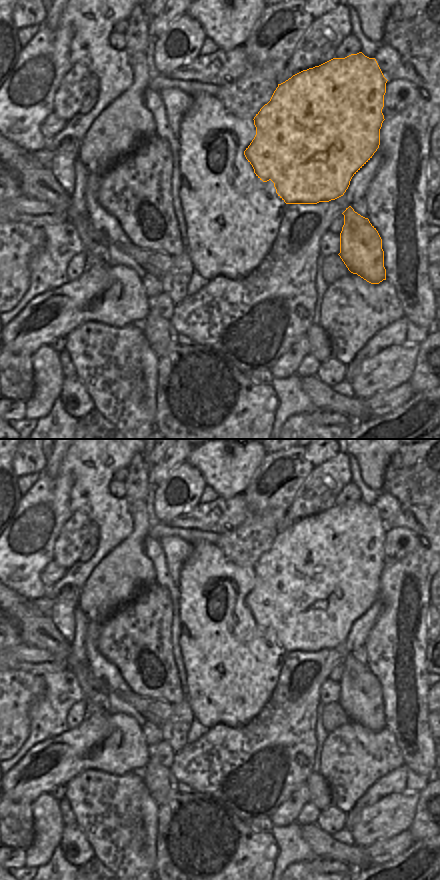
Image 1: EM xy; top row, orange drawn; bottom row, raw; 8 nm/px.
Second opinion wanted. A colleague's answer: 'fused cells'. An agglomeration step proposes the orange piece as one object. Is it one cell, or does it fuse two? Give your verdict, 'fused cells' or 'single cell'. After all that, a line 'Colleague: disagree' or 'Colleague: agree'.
single cell
Colleague: disagree

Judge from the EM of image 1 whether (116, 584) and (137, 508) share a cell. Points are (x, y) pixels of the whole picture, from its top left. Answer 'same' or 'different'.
same

